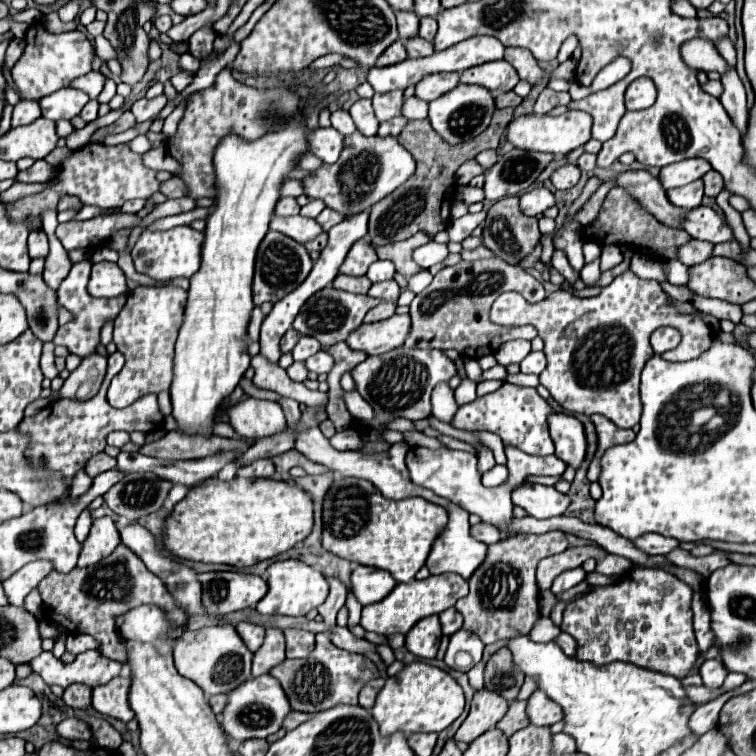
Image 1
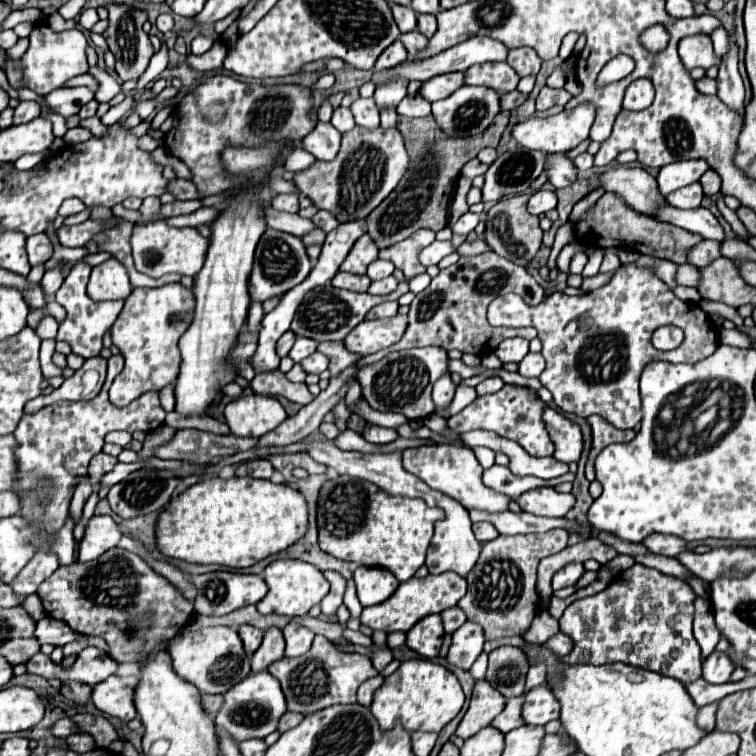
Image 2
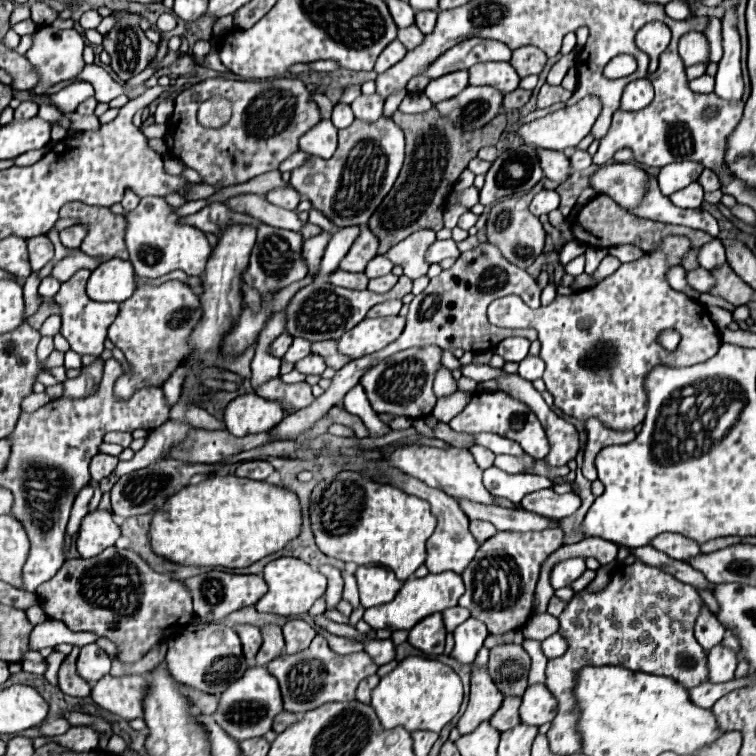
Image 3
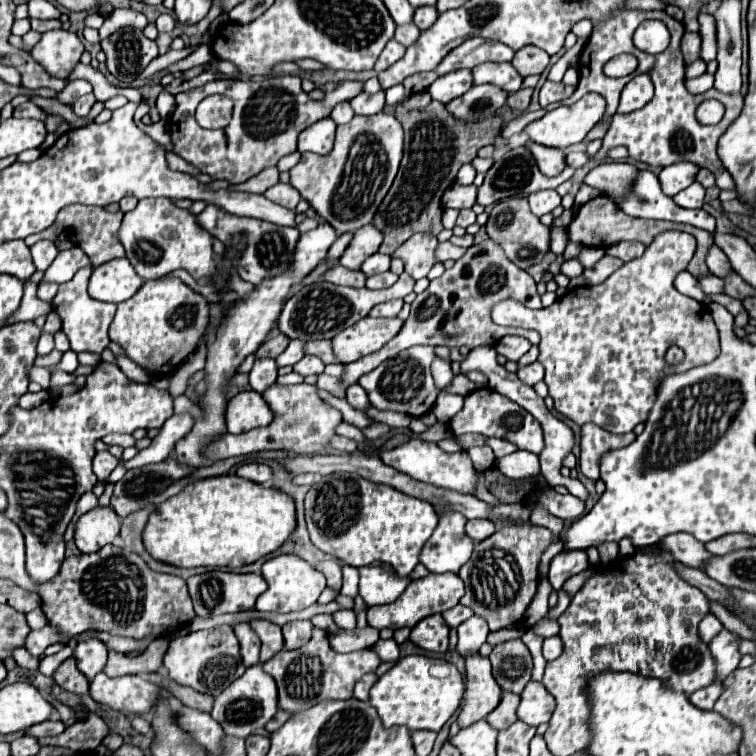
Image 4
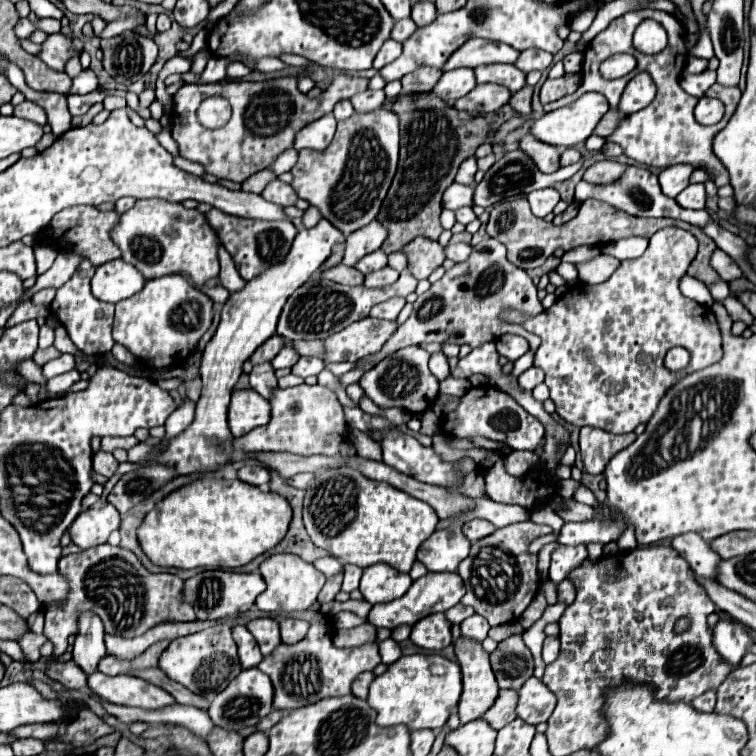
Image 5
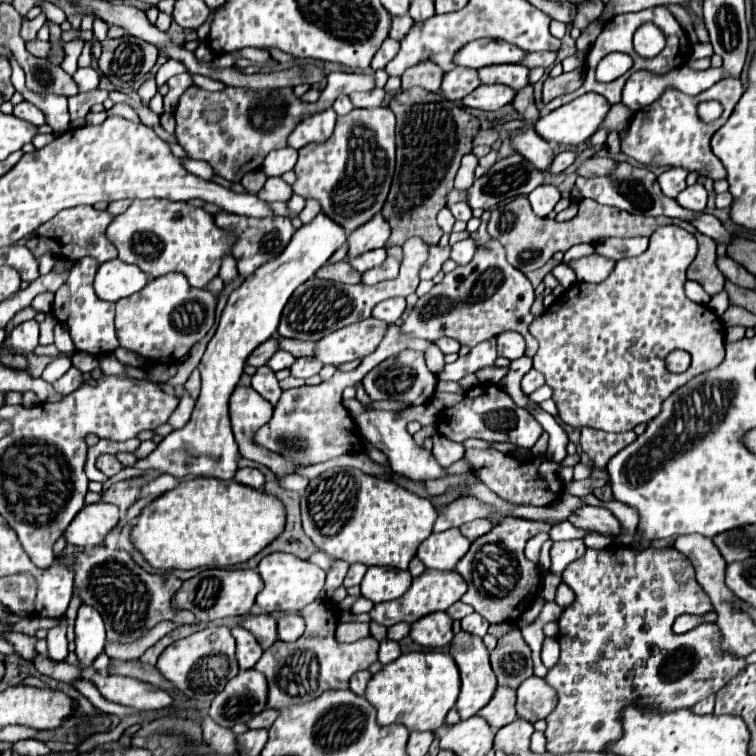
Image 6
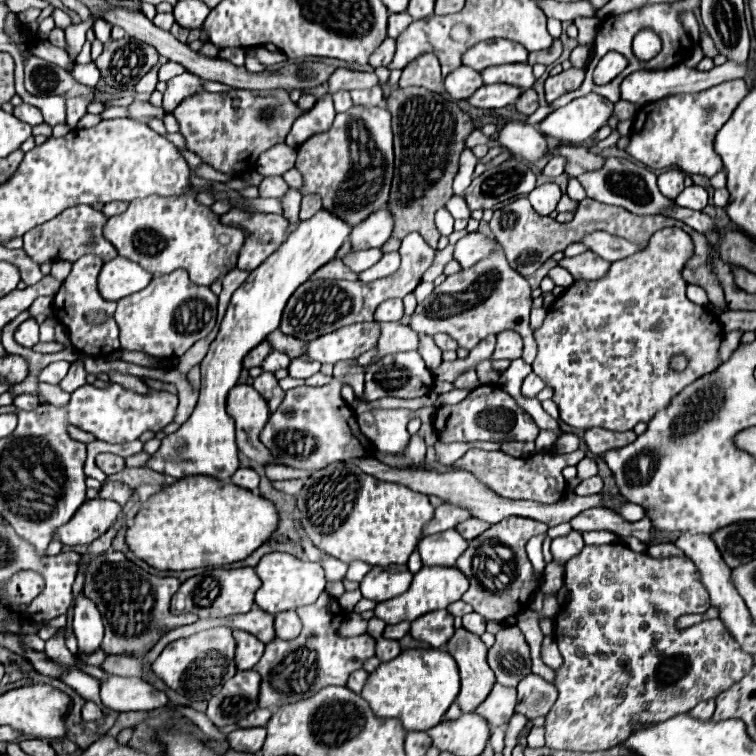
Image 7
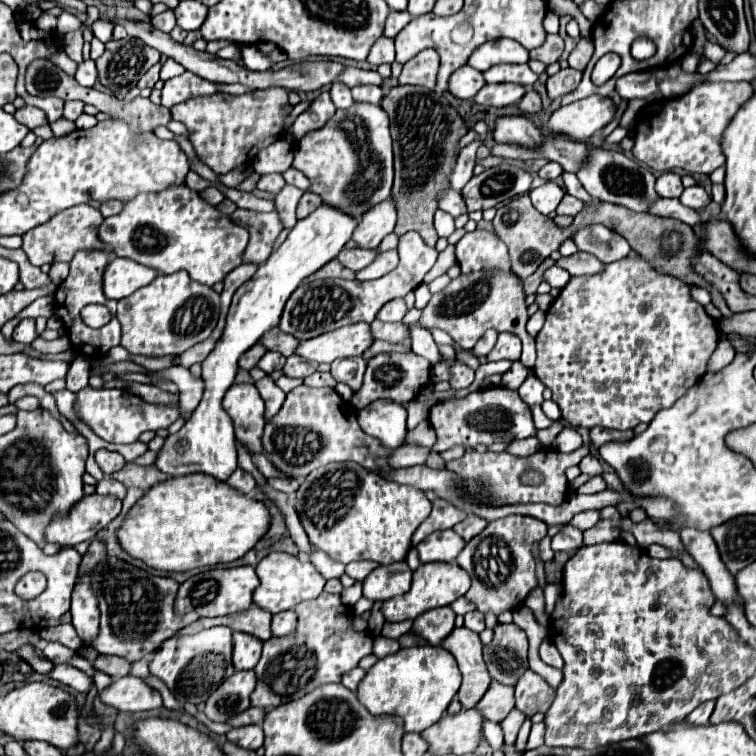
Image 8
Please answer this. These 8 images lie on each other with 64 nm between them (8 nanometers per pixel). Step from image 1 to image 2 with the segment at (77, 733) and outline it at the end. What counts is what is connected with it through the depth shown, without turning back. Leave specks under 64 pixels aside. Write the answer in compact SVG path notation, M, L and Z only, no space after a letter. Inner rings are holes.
M62 718L62 720L58 720L58 722L52 726L52 734L58 736L58 738L68 738L68 736L72 736L72 734L76 734L76 732L80 732L80 728L78 728L78 724L72 722L70 718Z

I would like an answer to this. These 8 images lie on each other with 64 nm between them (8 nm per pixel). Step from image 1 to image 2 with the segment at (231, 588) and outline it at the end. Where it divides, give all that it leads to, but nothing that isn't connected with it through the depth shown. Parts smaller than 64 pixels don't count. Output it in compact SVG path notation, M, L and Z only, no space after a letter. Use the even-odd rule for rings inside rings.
M206 572L190 578L198 590L194 612L204 616L226 616L250 604L258 604L266 592L266 582L256 574Z

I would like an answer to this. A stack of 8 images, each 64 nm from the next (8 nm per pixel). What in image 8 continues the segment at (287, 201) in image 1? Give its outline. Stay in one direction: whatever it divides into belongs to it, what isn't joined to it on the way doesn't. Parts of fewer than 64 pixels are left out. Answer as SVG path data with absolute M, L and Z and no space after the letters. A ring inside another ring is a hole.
M272 174L272 176L262 176L258 180L258 190L264 190L264 192L270 192L270 194L278 194L282 188L286 186L282 174Z

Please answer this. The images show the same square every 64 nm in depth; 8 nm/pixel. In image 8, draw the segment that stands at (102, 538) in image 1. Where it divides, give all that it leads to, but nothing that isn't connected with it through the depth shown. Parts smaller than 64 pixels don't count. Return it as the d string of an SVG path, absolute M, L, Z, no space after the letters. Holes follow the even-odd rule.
M84 496L66 518L52 520L46 528L46 542L56 542L60 546L76 546L80 542L90 542L98 530L106 528L118 514L122 502L114 496Z

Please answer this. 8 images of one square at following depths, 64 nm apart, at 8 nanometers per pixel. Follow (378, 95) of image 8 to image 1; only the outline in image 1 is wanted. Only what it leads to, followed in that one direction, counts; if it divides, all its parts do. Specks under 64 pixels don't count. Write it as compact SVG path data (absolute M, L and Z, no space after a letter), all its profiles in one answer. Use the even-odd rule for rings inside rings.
M358 100L350 110L350 116L356 124L356 128L364 134L364 136L376 136L378 130L378 120L374 116L374 108L372 108L372 100Z

